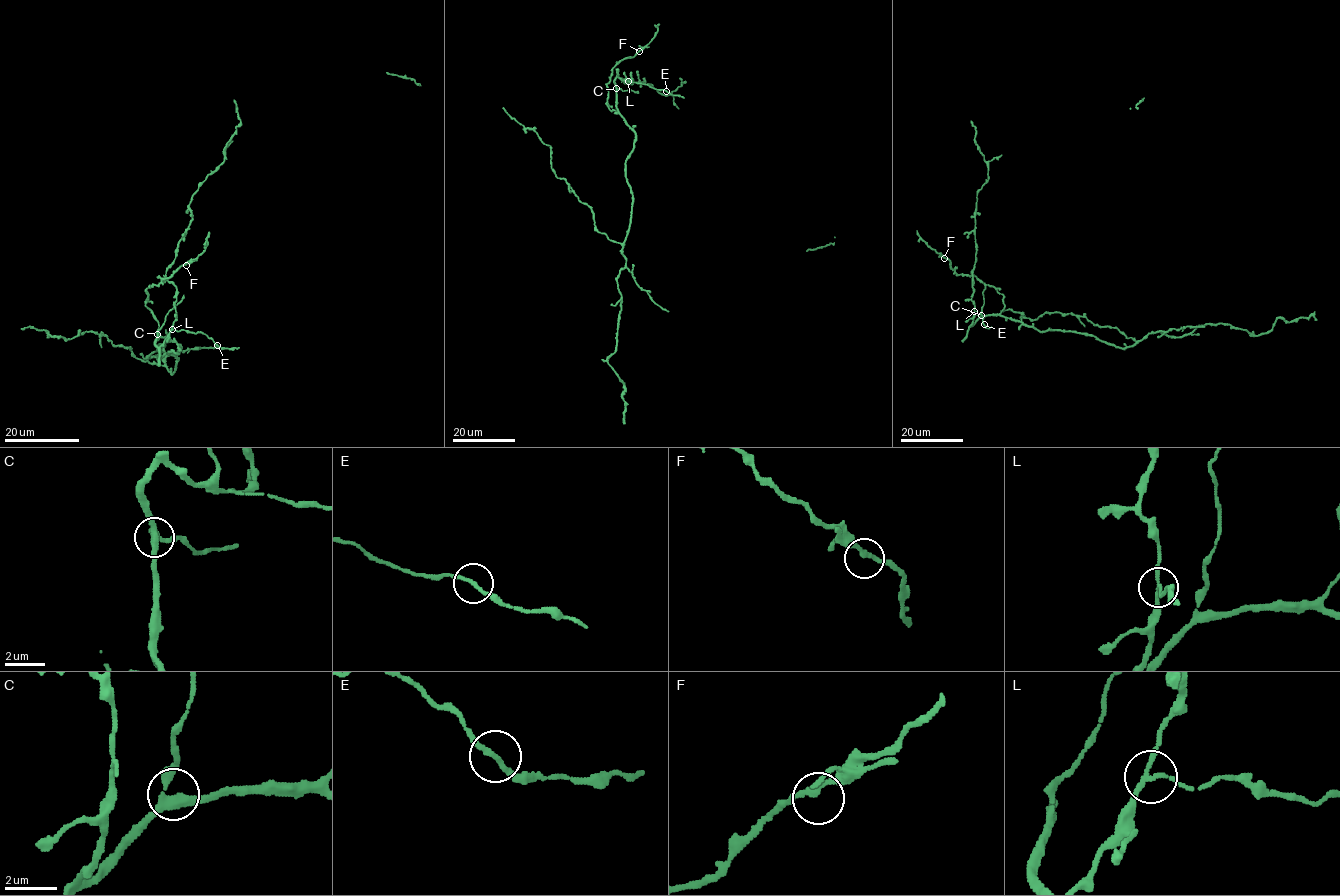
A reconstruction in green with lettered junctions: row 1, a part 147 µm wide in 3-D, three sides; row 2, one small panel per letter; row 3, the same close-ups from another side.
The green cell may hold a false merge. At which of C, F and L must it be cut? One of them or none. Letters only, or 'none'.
L

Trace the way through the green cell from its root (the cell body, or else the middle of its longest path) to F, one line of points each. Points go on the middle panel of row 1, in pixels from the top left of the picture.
F: (624, 81), (615, 81), (617, 111), (611, 110), (606, 102), (611, 69), (639, 51)

